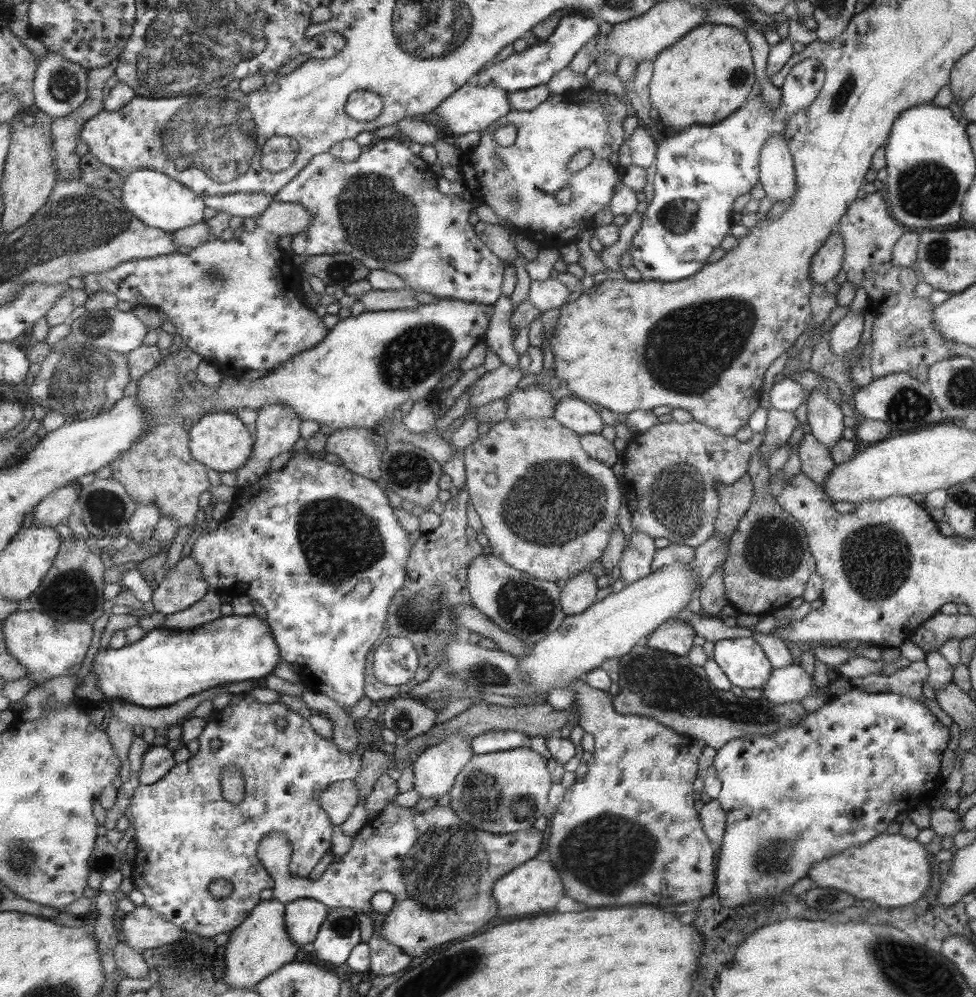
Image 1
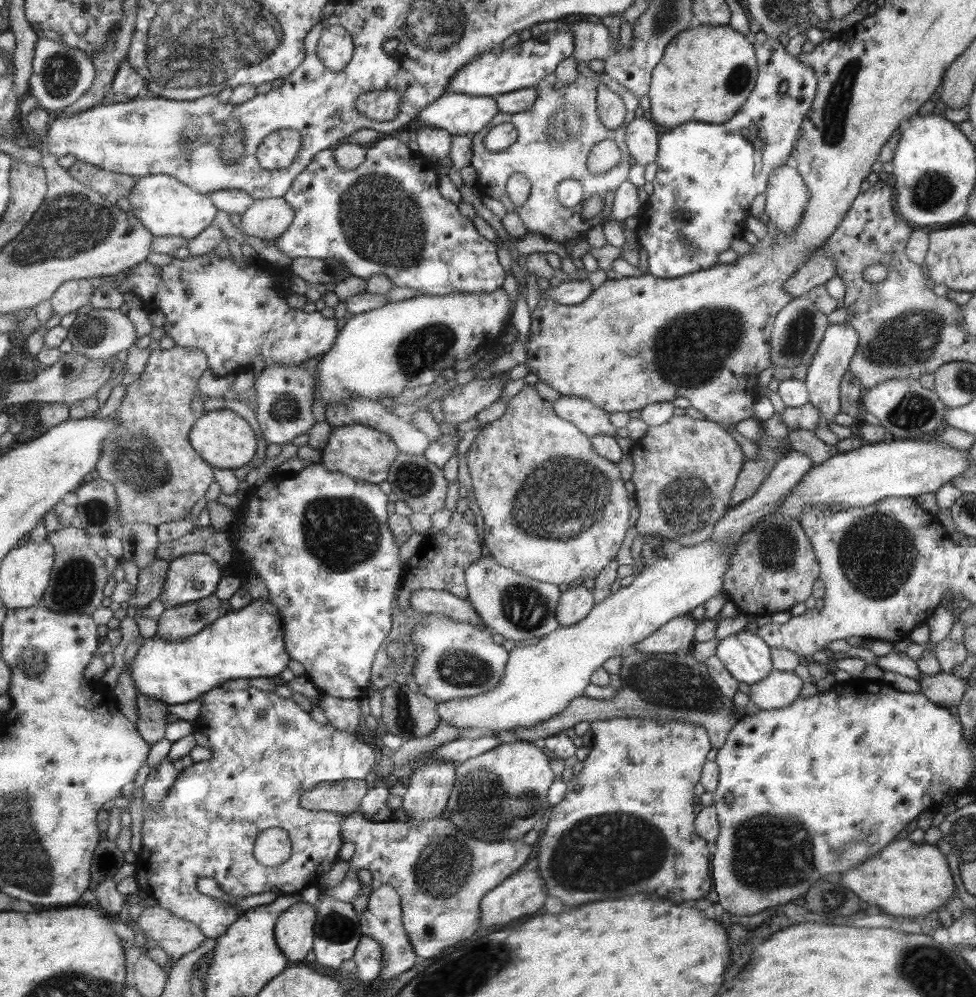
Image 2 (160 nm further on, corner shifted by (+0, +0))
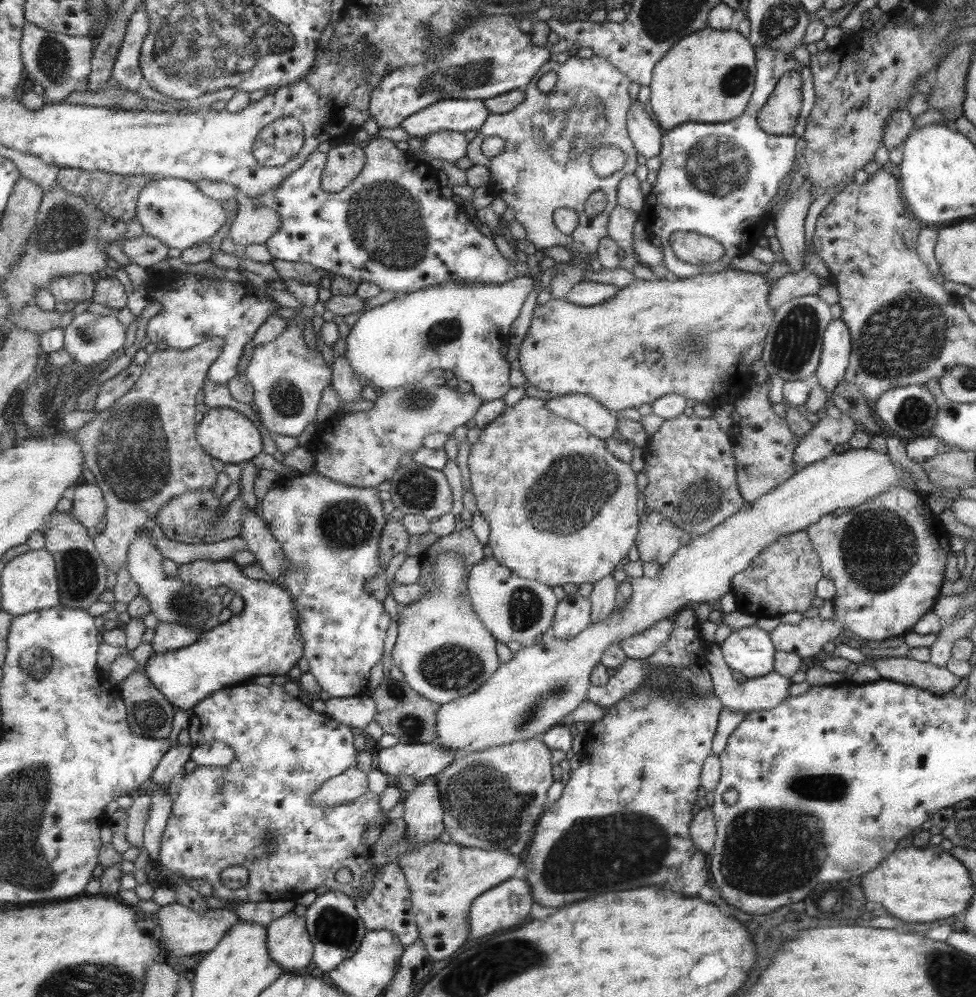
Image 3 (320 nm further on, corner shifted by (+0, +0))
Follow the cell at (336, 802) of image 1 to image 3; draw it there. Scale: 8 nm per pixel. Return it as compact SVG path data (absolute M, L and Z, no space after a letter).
M355 765L331 778L312 796L312 801L318 806L342 805L367 791L367 776Z

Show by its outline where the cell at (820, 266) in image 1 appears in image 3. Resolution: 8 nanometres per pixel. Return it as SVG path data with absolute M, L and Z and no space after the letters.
M803 268L797 273L788 273L775 280L775 283L771 284L768 302L775 312L790 299L817 295L821 286L819 278Z

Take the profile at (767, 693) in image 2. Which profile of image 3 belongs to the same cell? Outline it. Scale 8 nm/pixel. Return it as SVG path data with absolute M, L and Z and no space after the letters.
M714 642L708 645L706 654L707 664L704 668L710 673L713 693L729 710L740 710L741 712L764 711L777 707L782 700L787 699L787 688L791 685L786 677L779 676L779 673L770 672L768 675L757 679L747 679L744 683L736 682L731 677L729 665L723 660L720 648Z

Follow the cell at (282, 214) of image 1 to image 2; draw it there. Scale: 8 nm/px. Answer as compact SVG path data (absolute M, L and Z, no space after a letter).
M286 197L255 199L255 202L242 214L240 230L261 240L278 239L294 223L295 209Z

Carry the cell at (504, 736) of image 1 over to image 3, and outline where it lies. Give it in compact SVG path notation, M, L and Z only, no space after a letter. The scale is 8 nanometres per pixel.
M436 742L405 745L397 743L390 748L376 748L373 754L374 768L383 772L392 782L405 775L417 784L438 775L456 759L453 751L443 749Z

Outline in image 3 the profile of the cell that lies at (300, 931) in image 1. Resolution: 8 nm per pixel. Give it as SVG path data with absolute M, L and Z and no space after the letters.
M290 912L267 929L271 958L286 972L303 971L314 962L314 944L306 920Z

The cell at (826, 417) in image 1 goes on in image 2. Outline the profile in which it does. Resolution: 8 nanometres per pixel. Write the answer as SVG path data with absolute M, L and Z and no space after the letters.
M828 324L823 339L806 369L804 383L808 394L808 402L817 410L819 418L832 421L839 412L839 382L847 372L847 364L858 349L858 333L845 324Z

